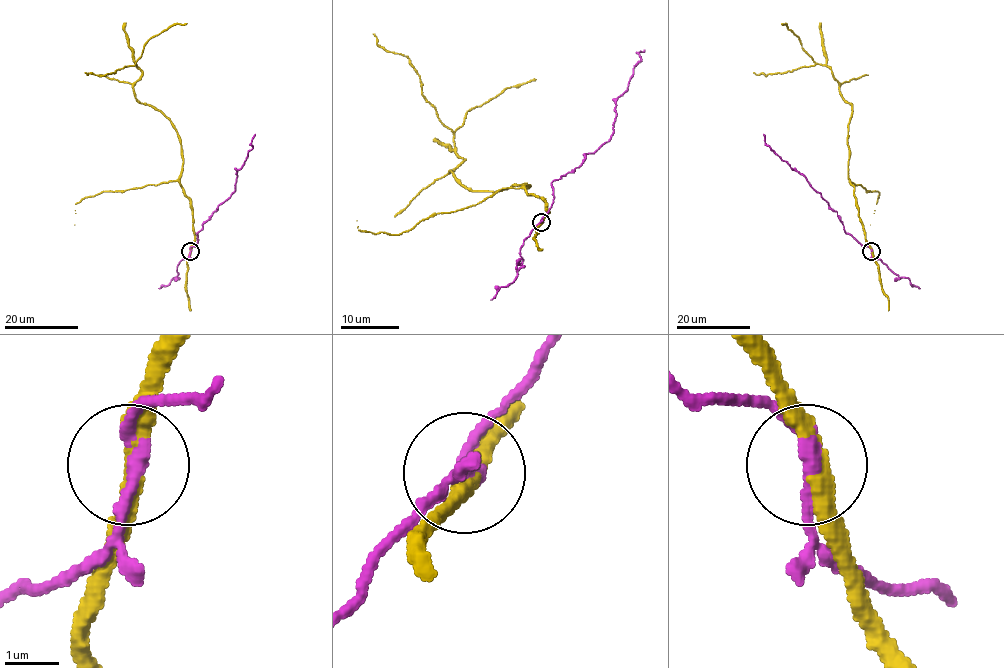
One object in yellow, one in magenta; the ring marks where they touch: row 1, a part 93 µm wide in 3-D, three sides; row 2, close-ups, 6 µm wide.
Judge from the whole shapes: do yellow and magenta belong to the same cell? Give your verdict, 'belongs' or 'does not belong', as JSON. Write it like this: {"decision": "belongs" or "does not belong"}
{"decision": "does not belong"}

